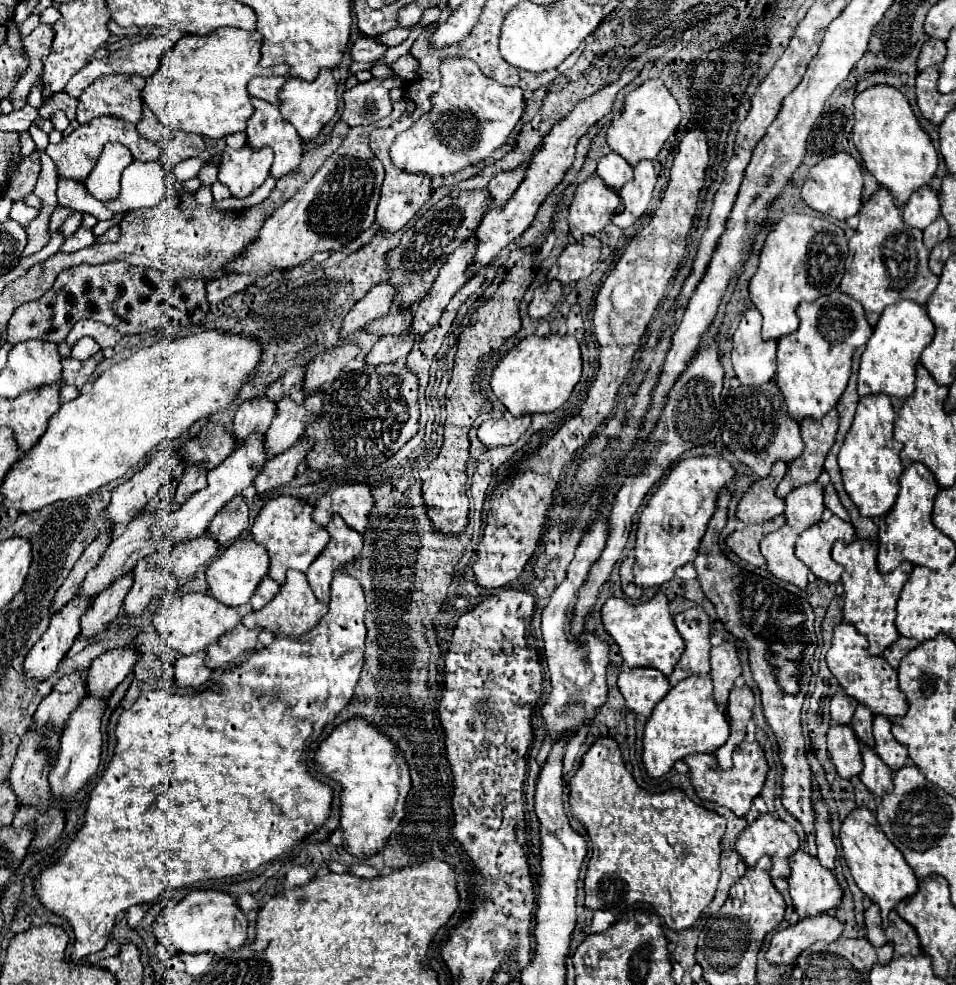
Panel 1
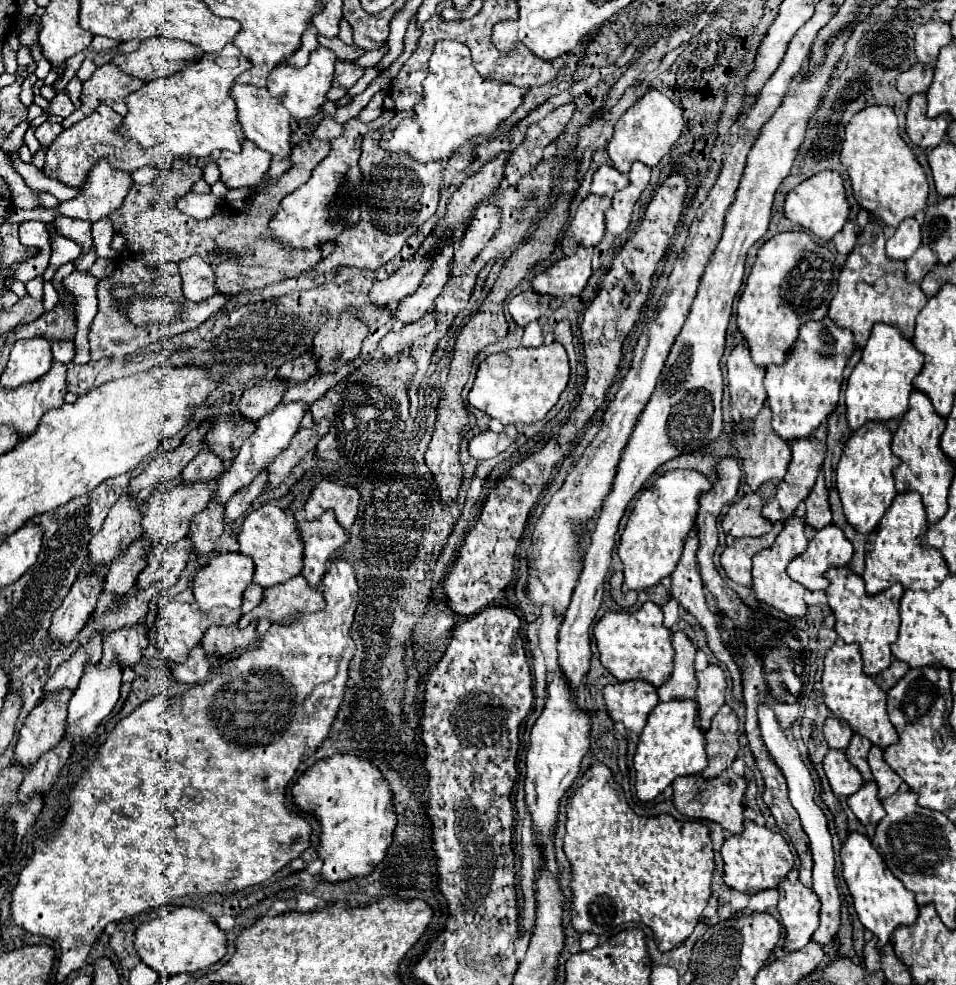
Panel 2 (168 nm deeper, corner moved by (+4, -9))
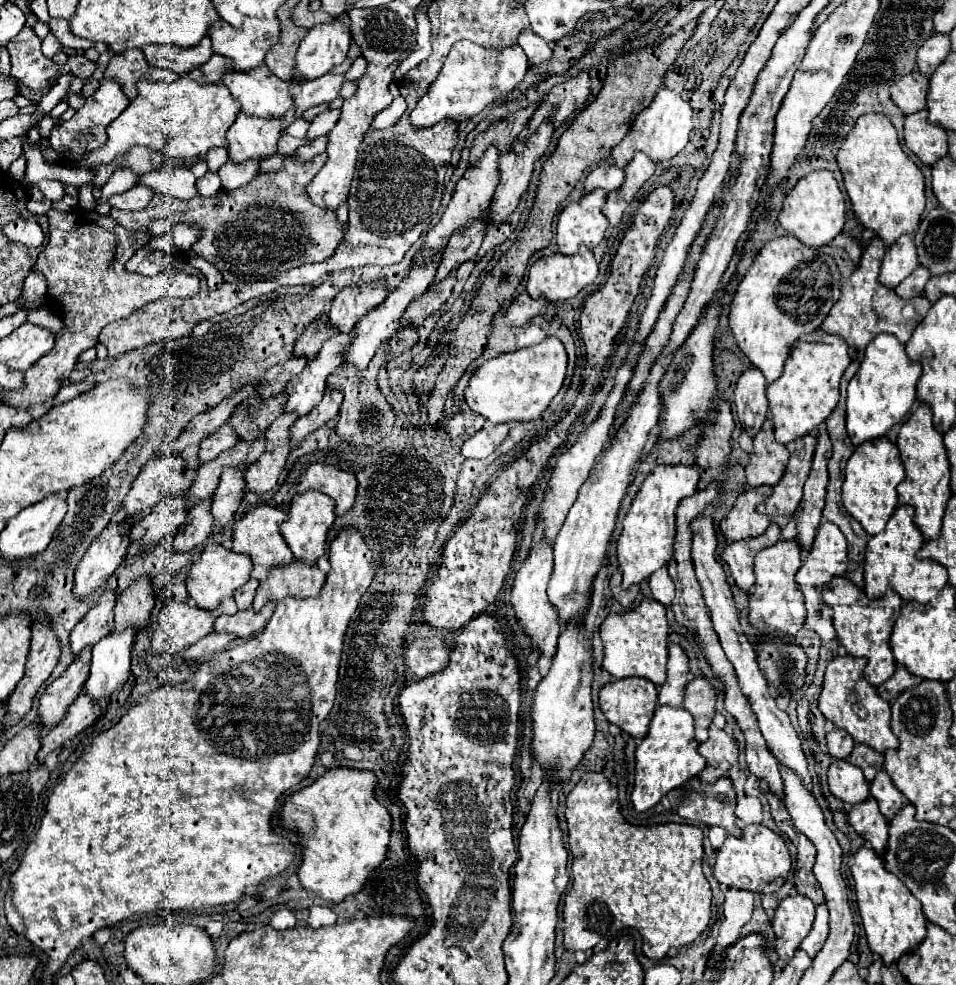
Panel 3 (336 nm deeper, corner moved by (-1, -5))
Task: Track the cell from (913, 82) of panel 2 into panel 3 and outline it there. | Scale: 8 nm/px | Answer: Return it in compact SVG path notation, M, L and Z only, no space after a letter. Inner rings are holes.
M919 70L909 72L891 88L891 100L905 112L913 114L925 108L929 90L929 78L923 76Z

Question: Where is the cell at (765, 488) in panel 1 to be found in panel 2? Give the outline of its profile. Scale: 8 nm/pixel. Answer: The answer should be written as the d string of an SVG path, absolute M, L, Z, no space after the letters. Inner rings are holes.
M768 482L762 484L756 492L746 494L742 500L734 502L720 522L724 532L732 538L758 538L772 530L772 524L760 516L760 510L766 504L766 500L774 496L774 492L776 484Z

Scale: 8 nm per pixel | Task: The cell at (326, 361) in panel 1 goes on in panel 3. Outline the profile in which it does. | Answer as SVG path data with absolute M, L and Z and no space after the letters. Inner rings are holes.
M381 284L373 288L345 288L335 296L331 310L327 312L327 322L339 332L351 332L353 326L385 298L387 292Z

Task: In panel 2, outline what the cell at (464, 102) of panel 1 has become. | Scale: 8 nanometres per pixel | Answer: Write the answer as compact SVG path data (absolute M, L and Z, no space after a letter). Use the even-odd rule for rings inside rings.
M440 40L434 46L432 58L430 58L430 72L426 80L422 82L424 88L424 98L420 104L416 104L414 116L404 118L394 130L386 130L380 136L380 146L390 152L408 152L414 160L418 162L430 162L430 160L448 160L456 148L460 148L468 140L476 138L488 138L496 132L498 124L506 120L522 102L522 90L516 88L514 84L504 84L496 80L484 80L476 68L472 66L470 50L456 42L456 40Z

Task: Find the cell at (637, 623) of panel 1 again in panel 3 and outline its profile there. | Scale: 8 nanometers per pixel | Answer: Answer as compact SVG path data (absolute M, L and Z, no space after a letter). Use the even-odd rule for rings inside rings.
M645 598L637 608L625 614L609 614L601 624L601 640L605 646L603 668L615 678L641 676L661 686L667 678L667 636L669 624L665 606L653 598Z

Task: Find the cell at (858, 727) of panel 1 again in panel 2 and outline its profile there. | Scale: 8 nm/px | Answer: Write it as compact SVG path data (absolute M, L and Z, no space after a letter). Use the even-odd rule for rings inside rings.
M854 734L854 736L852 736L852 742L850 742L848 750L846 750L848 760L852 762L854 768L858 768L858 772L862 774L862 778L864 778L866 782L872 780L872 772L870 772L870 768L868 768L868 752L870 752L870 748L872 748L870 740L864 740L864 736Z

